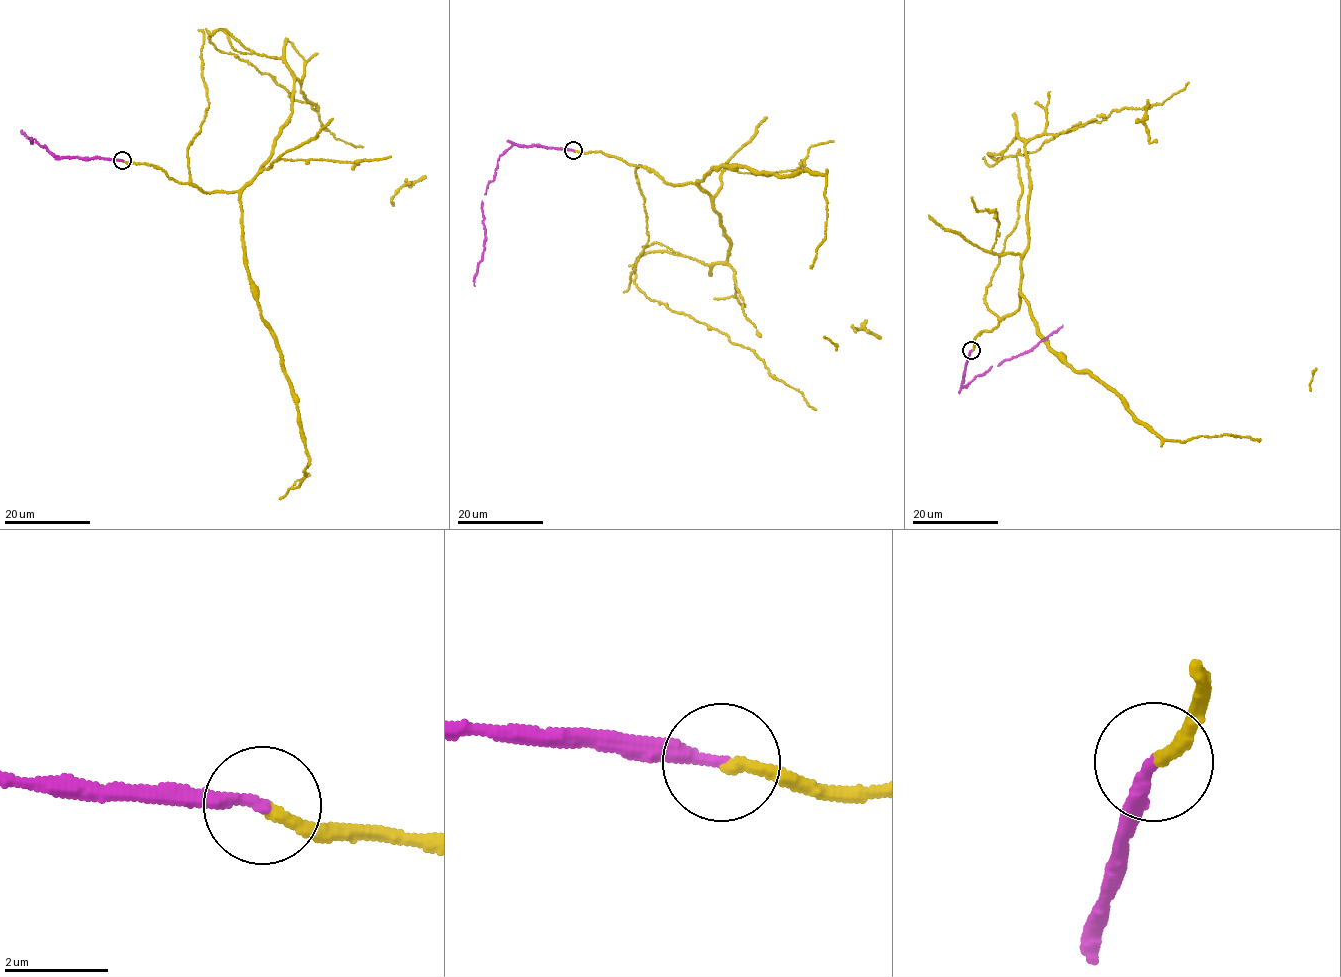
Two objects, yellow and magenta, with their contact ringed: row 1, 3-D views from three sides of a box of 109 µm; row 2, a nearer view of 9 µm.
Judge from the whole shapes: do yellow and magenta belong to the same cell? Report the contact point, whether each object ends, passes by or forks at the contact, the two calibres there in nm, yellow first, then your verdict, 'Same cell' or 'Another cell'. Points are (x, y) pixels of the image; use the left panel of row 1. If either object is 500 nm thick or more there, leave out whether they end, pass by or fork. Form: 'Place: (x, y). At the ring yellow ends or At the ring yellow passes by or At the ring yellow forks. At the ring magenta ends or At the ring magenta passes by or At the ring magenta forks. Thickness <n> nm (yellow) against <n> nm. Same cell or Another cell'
Place: (122, 160). At the ring yellow ends. At the ring magenta ends. Thickness 240 nm (yellow) against 240 nm. Same cell

